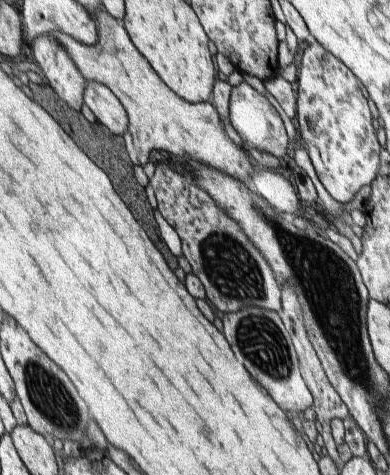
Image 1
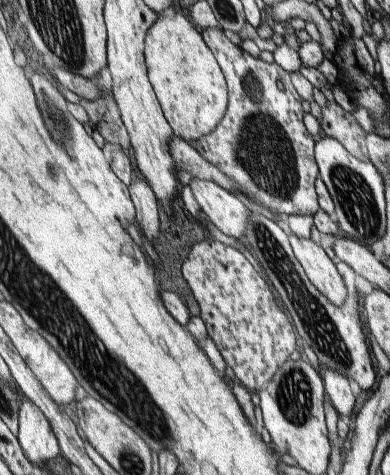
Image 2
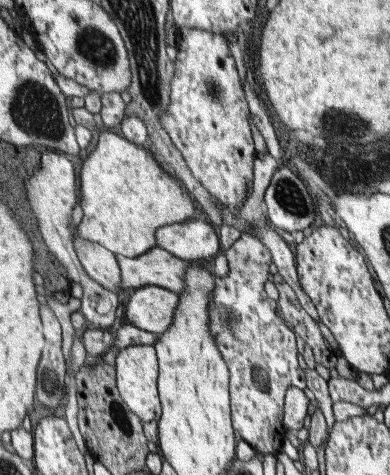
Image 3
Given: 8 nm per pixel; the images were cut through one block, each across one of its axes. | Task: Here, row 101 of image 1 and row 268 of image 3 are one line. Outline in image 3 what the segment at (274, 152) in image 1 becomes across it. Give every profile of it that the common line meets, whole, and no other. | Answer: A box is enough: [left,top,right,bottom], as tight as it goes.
[209,232,305,454]

